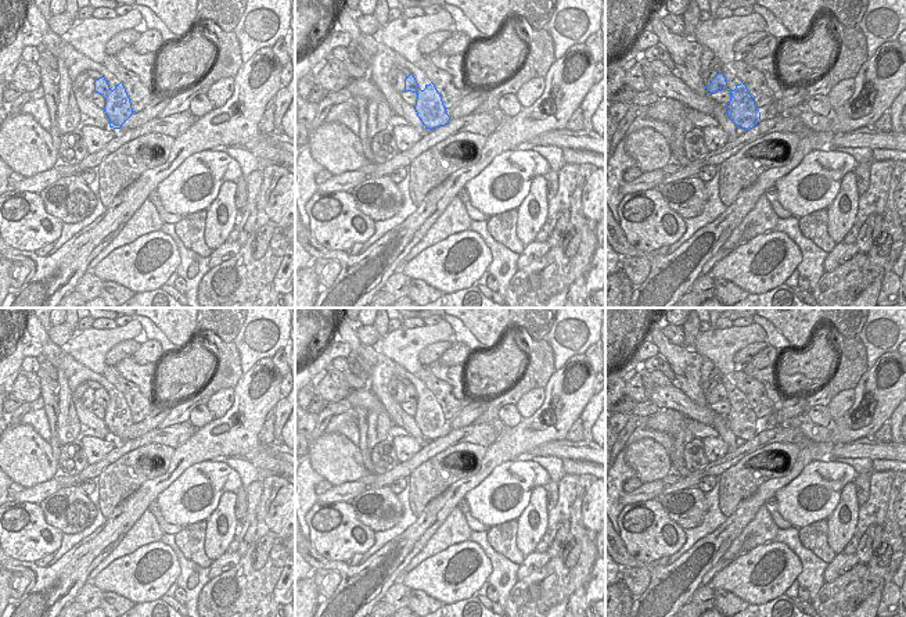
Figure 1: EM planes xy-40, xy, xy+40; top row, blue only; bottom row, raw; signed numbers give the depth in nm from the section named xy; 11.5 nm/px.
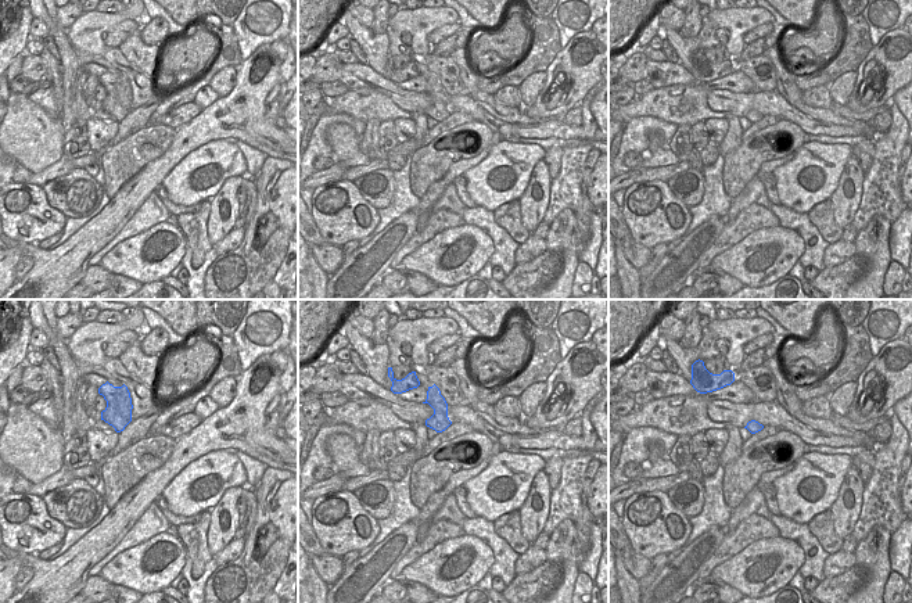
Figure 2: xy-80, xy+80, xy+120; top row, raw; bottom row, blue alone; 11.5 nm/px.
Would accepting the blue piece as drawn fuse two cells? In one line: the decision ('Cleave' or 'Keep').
Keep

